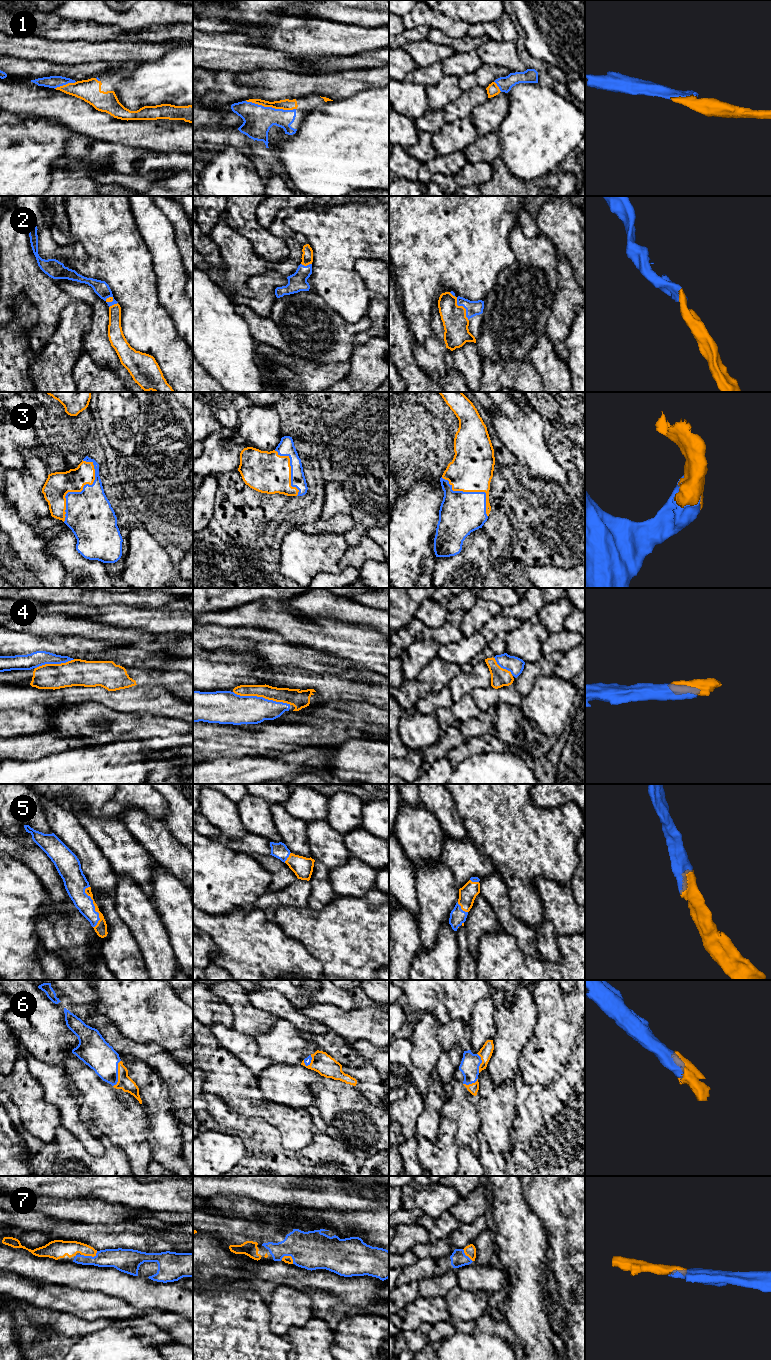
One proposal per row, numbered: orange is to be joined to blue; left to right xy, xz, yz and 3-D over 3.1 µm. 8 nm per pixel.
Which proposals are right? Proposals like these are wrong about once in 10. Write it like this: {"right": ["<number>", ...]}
{"right": ["1", "2", "3", "4", "5", "6", "7"]}

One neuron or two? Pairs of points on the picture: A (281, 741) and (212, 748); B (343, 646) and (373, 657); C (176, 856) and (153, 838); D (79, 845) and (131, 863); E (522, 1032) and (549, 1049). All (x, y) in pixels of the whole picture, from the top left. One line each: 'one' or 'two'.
A: one
B: one
C: one
D: two
E: two

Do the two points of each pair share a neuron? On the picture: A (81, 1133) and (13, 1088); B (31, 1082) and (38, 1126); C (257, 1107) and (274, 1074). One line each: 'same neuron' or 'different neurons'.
A: different neurons
B: same neuron
C: different neurons

